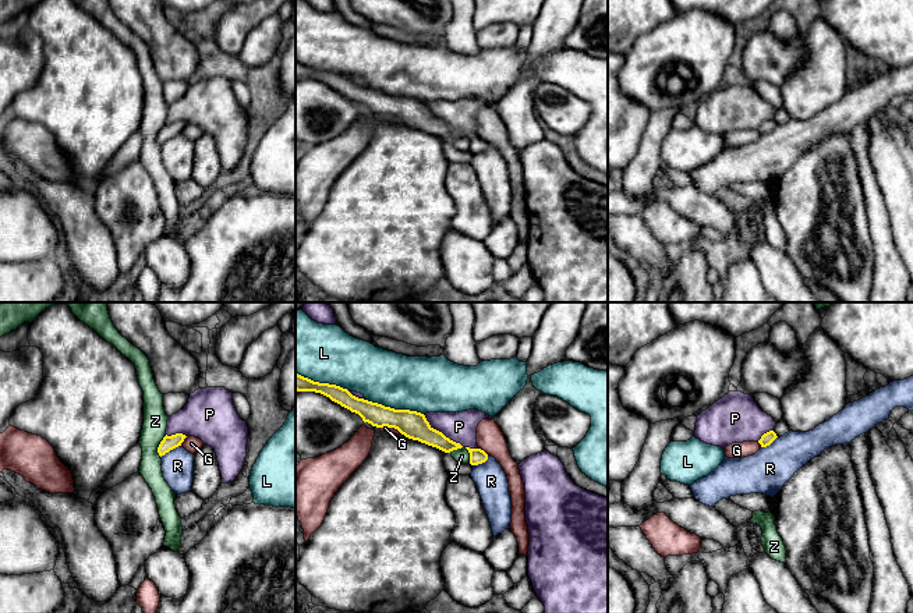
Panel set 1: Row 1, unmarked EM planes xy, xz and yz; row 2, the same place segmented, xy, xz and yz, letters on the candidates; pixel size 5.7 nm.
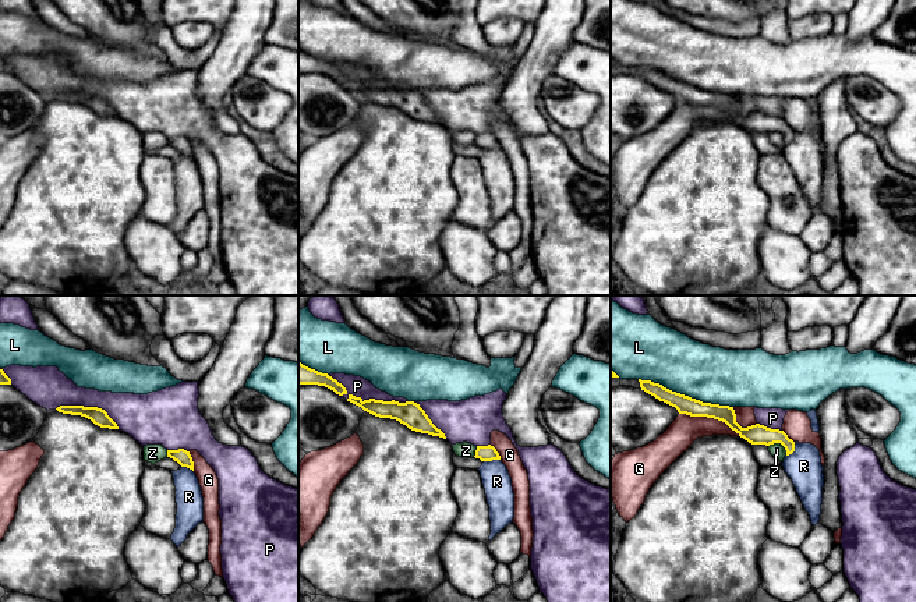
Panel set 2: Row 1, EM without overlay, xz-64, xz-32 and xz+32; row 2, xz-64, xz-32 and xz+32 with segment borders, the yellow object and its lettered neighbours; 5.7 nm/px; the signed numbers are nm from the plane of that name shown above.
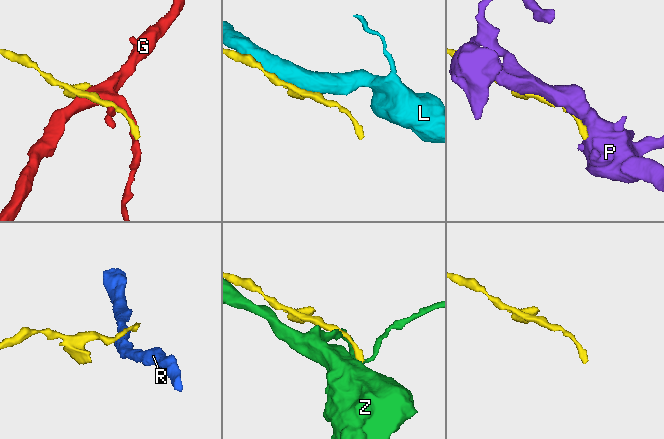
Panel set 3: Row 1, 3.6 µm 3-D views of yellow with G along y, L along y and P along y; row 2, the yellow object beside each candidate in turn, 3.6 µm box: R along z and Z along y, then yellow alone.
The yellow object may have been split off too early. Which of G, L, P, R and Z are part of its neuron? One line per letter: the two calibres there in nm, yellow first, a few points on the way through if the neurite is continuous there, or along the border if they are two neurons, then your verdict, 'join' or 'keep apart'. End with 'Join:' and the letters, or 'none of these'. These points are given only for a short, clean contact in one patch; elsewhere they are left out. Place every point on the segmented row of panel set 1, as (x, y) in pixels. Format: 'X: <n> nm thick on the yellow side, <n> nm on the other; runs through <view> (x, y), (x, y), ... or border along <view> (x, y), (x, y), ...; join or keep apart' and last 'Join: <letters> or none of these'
G: 90 nm thick on the yellow side, 160 nm on the other; keep apart
L: 160 nm thick on the yellow side, 320 nm on the other; keep apart
P: 160 nm thick on the yellow side, 180 nm on the other; keep apart
R: 80 nm thick on the yellow side, 190 nm on the other; keep apart
Z: 80 nm thick on the yellow side, 140 nm on the other; border along xy (166, 435), (158, 447), (159, 456); keep apart
Join: none of these

